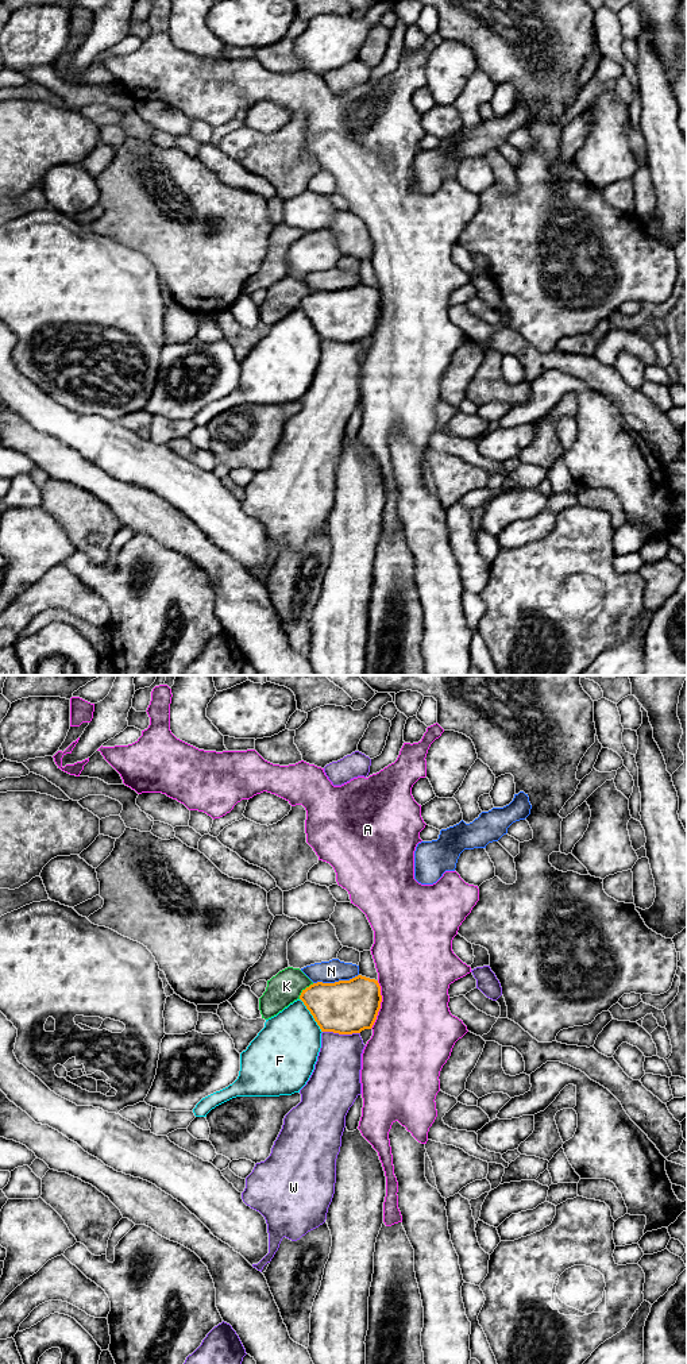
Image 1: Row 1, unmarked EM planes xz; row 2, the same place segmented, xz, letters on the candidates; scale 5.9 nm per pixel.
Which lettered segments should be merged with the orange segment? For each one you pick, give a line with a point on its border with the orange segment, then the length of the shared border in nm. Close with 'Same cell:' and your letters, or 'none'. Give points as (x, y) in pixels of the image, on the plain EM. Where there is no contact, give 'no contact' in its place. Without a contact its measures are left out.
Same cell: none

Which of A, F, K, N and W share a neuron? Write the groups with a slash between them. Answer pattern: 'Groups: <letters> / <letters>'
Groups: A / F / K / N / W

